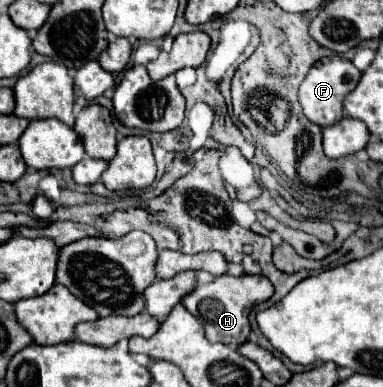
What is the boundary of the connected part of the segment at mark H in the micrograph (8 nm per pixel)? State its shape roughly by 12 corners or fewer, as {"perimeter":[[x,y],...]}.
{"perimeter":[[196,271],[184,307],[212,343],[248,339],[248,313],[274,293],[266,277]]}

